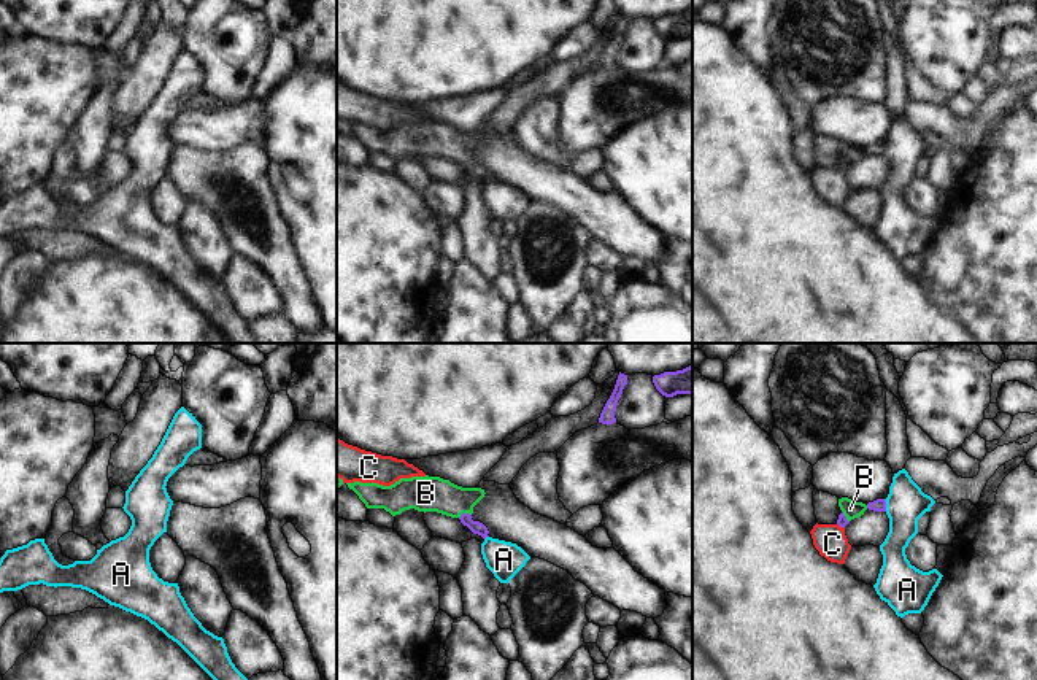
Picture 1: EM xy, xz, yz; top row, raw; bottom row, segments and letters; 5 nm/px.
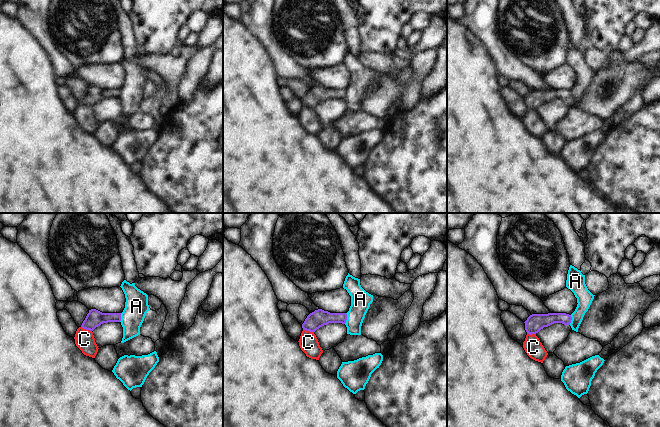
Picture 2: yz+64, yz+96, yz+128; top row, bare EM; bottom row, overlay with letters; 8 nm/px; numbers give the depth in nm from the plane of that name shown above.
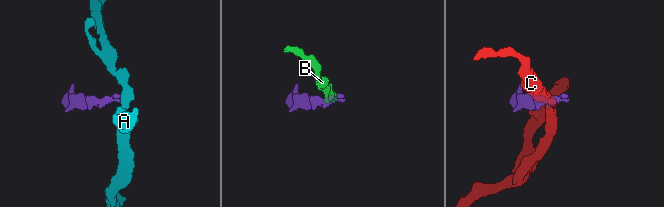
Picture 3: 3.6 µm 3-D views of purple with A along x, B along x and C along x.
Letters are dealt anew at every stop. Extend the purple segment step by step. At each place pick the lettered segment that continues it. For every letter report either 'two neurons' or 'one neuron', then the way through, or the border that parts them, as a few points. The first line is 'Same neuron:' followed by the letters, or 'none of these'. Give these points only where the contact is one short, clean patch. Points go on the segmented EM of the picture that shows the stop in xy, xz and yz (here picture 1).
Same neuron: B
A: two neurons; border yz (883, 499), (886, 510)
B: one neuron; way xz (478, 528), (464, 513), (450, 499), (426, 493)
C: two neurons; border yz (837, 523), (844, 528)

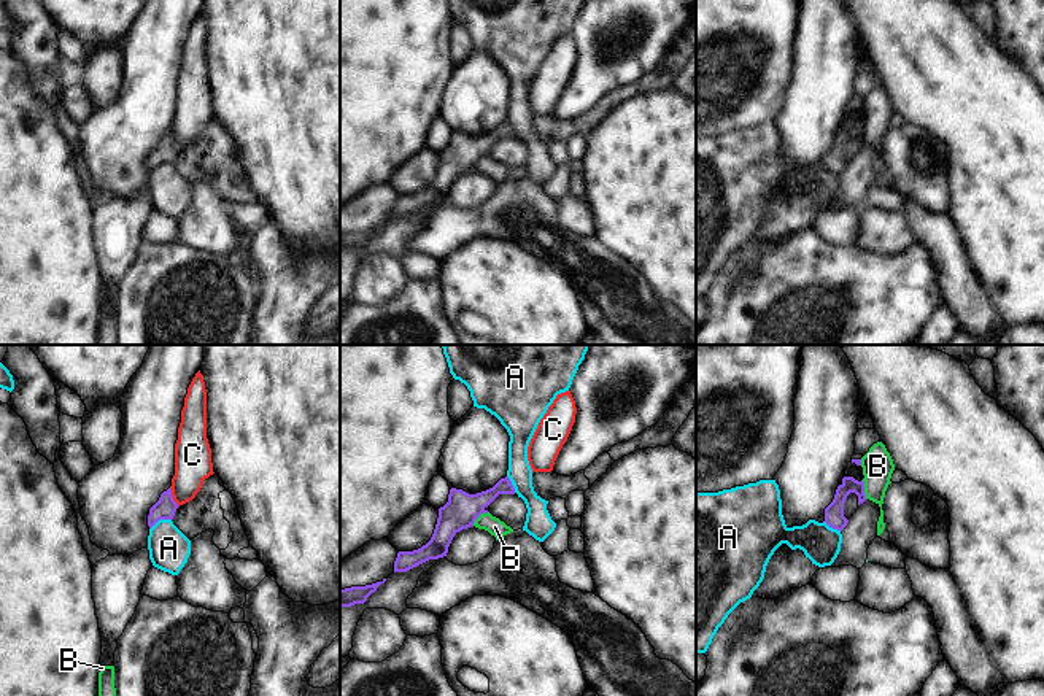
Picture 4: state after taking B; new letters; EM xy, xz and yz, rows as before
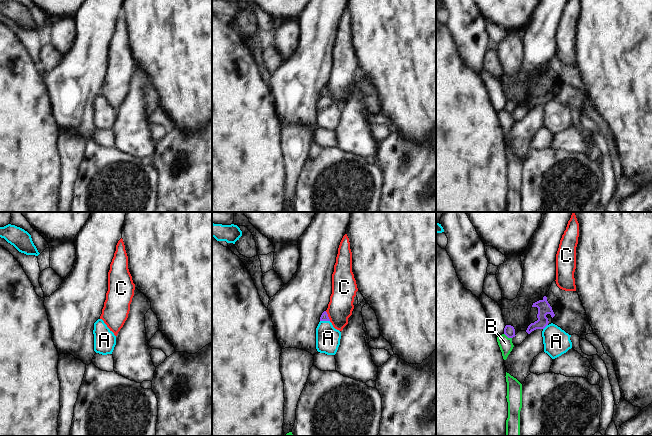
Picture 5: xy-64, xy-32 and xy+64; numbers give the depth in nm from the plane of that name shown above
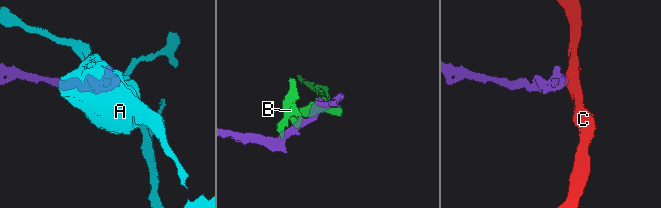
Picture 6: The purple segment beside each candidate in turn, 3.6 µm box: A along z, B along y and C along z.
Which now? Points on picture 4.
Same neuron: none of these
A: two neurons; border xy (170, 518), (161, 518), (150, 529)
B: two neurons
C: two neurons; border xy (169, 488), (178, 506)

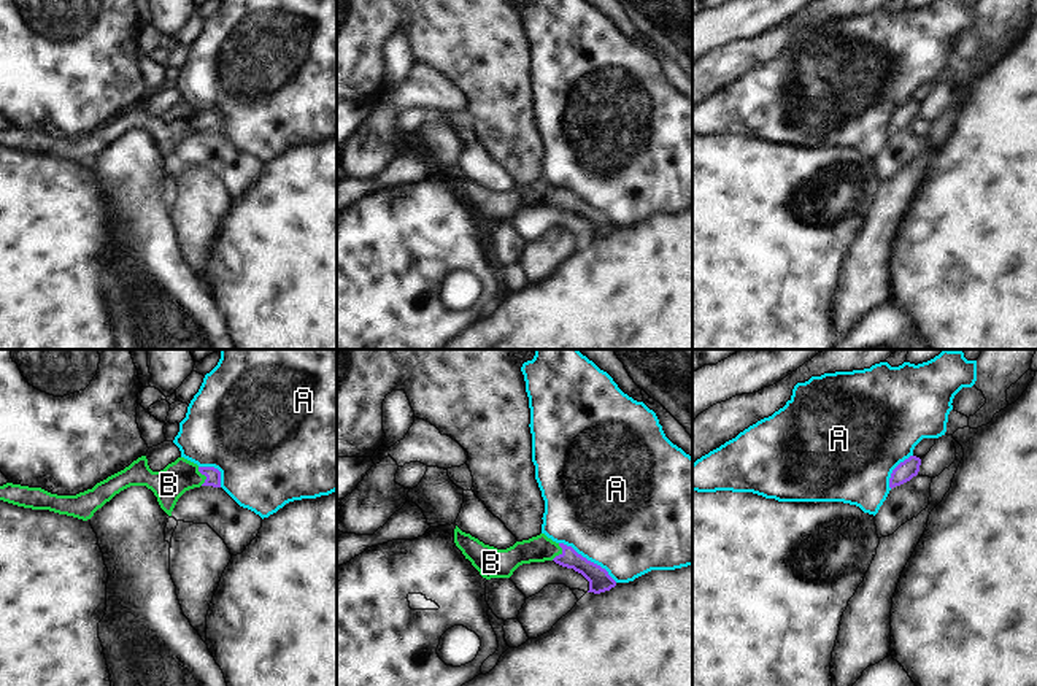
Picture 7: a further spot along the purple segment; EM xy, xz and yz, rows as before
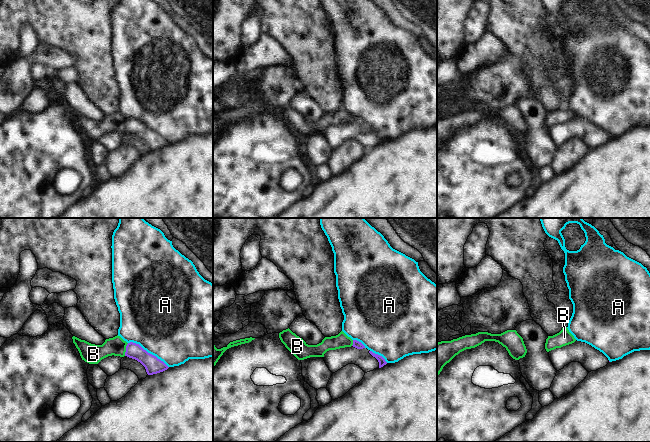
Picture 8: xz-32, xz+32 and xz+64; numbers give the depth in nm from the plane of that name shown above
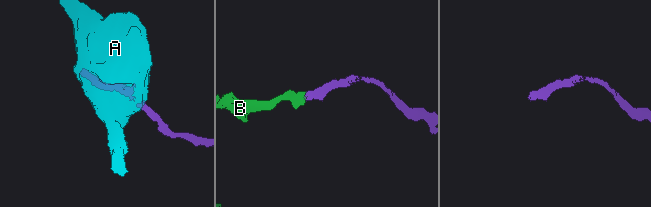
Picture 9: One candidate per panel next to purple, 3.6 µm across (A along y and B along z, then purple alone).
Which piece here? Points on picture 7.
Same neuron: B
A: two neurons
B: one neuron; way xy (213, 475), (205, 475), (180, 475), (169, 485)

